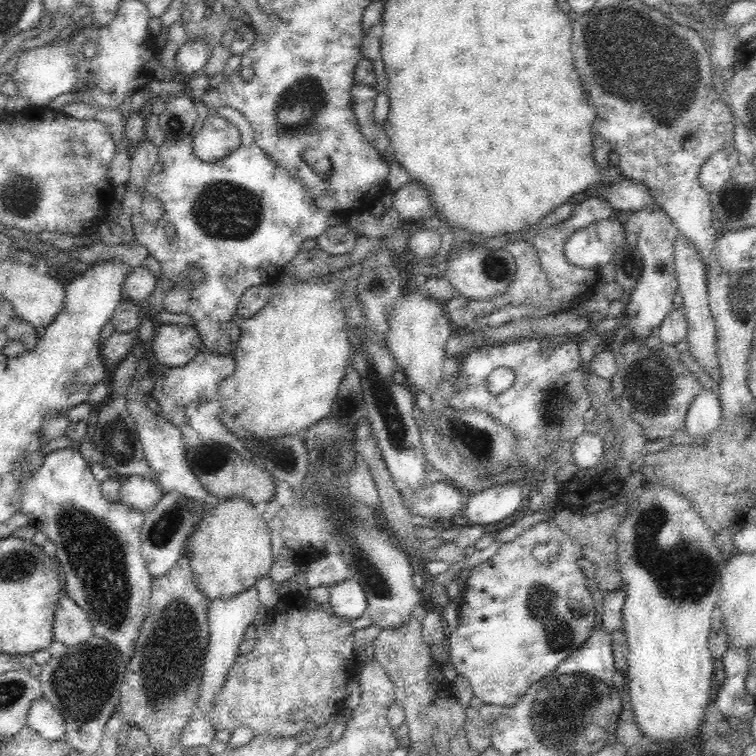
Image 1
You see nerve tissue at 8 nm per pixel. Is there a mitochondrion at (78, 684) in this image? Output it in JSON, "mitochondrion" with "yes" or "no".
{"mitochondrion":"yes"}

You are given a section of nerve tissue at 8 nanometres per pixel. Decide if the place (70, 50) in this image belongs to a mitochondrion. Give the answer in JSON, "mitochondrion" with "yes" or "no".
{"mitochondrion":"no"}

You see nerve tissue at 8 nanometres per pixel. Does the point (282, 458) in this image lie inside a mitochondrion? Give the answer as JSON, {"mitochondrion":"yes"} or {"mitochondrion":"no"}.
{"mitochondrion":"yes"}

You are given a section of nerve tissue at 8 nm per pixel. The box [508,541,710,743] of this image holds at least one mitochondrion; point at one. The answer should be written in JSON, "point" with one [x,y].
{"point":[559,632]}

